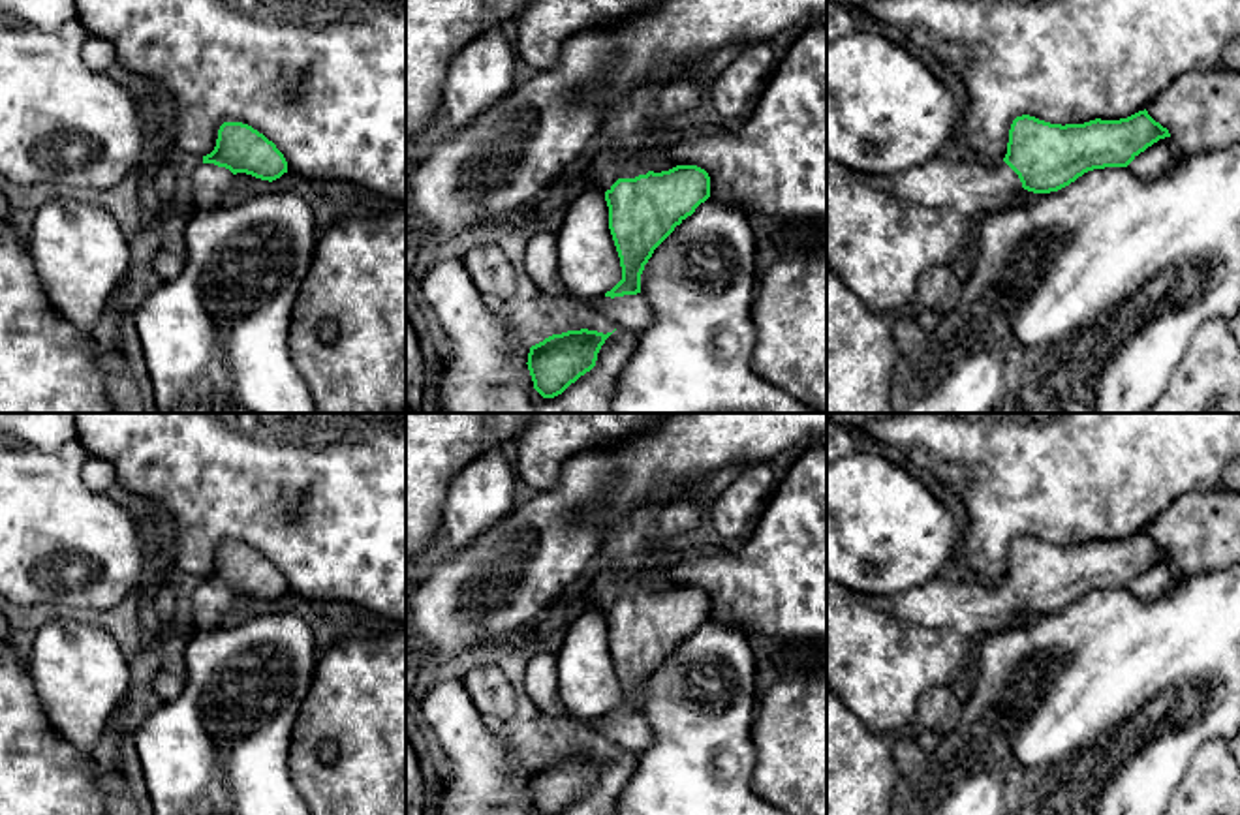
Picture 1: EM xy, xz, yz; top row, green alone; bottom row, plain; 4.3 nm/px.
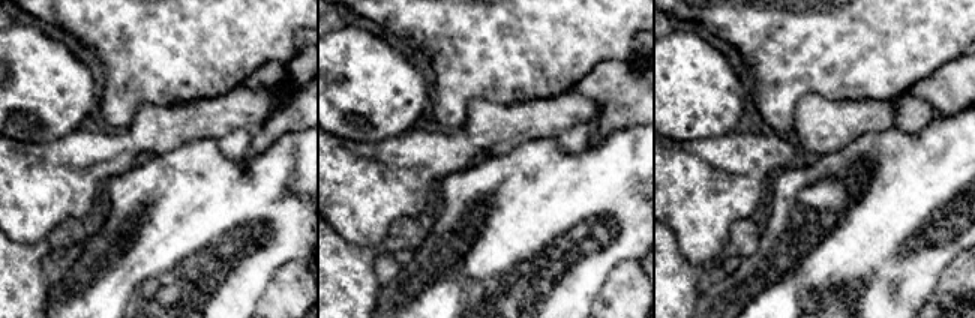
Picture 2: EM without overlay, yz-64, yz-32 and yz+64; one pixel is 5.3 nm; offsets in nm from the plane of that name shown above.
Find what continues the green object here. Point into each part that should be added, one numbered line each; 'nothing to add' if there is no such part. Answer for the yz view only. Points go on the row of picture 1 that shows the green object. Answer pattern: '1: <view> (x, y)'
1: yz (883, 231)

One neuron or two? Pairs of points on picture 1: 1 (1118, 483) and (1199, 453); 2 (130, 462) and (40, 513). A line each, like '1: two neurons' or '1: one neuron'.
1: one neuron
2: two neurons

